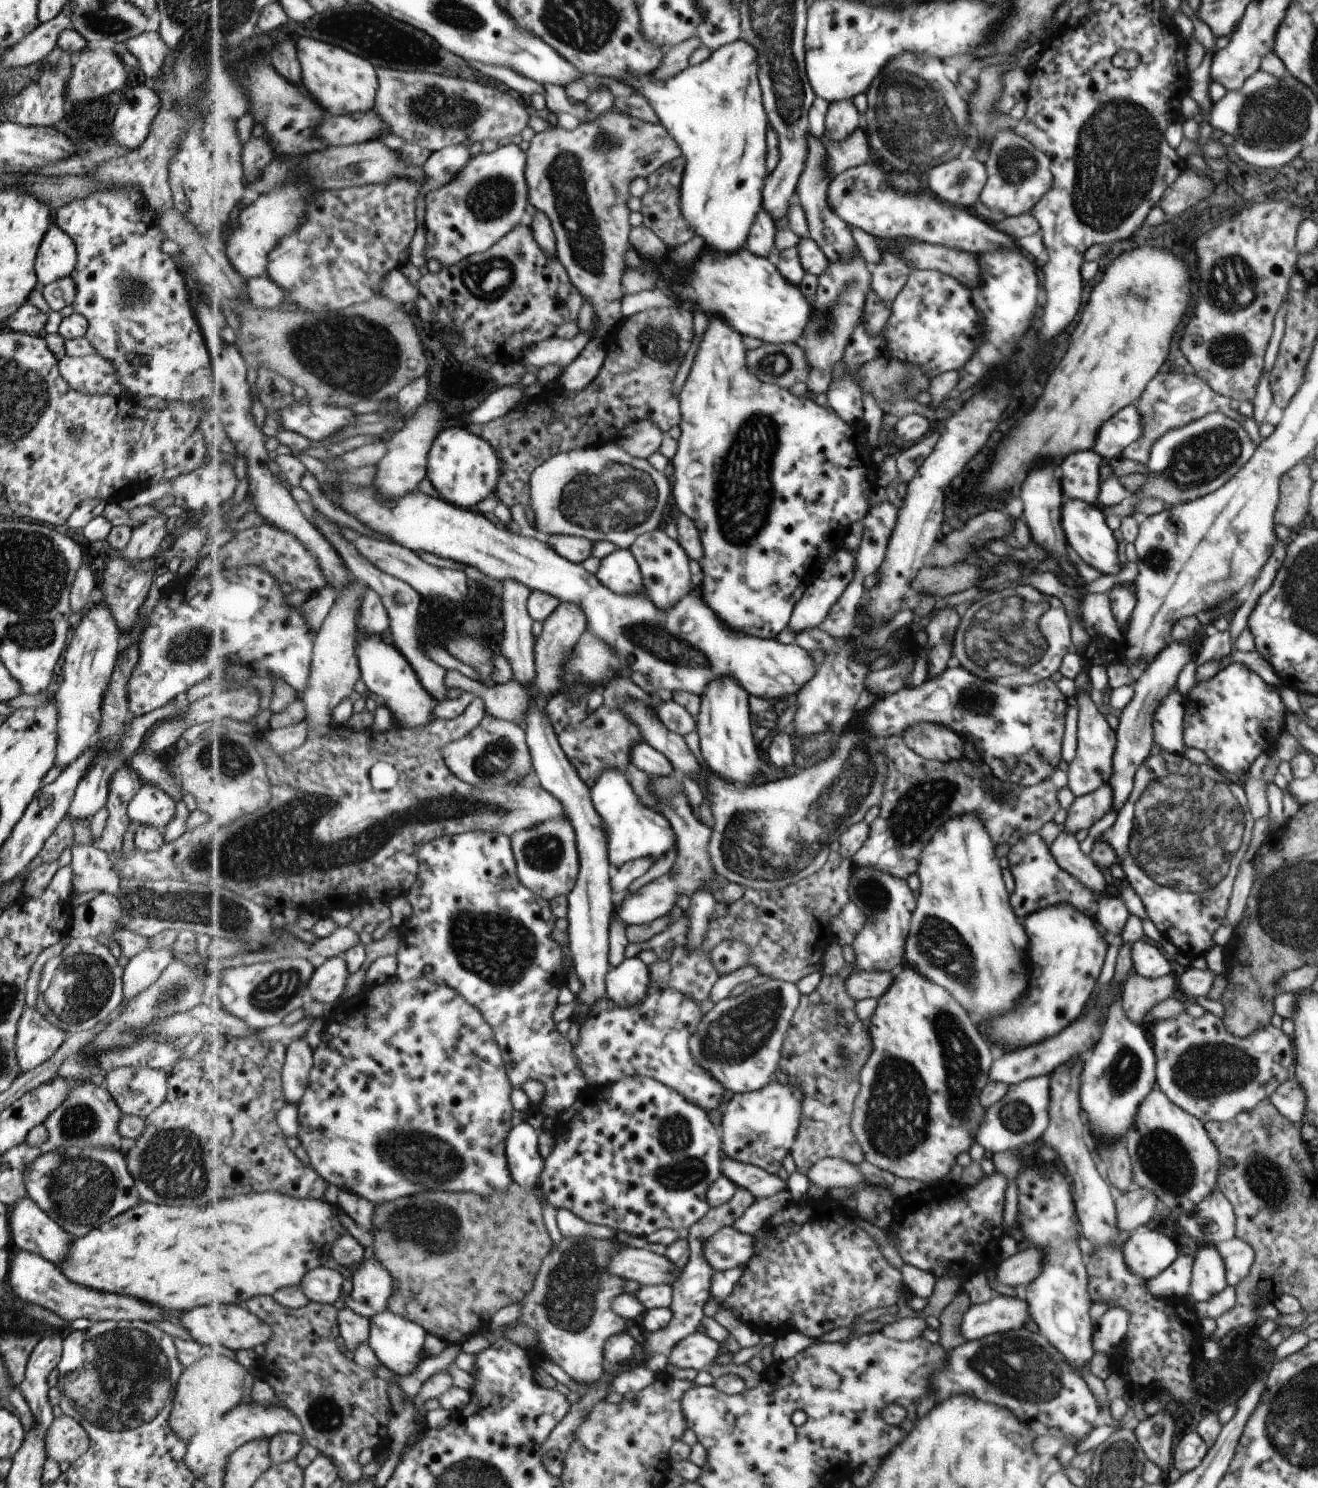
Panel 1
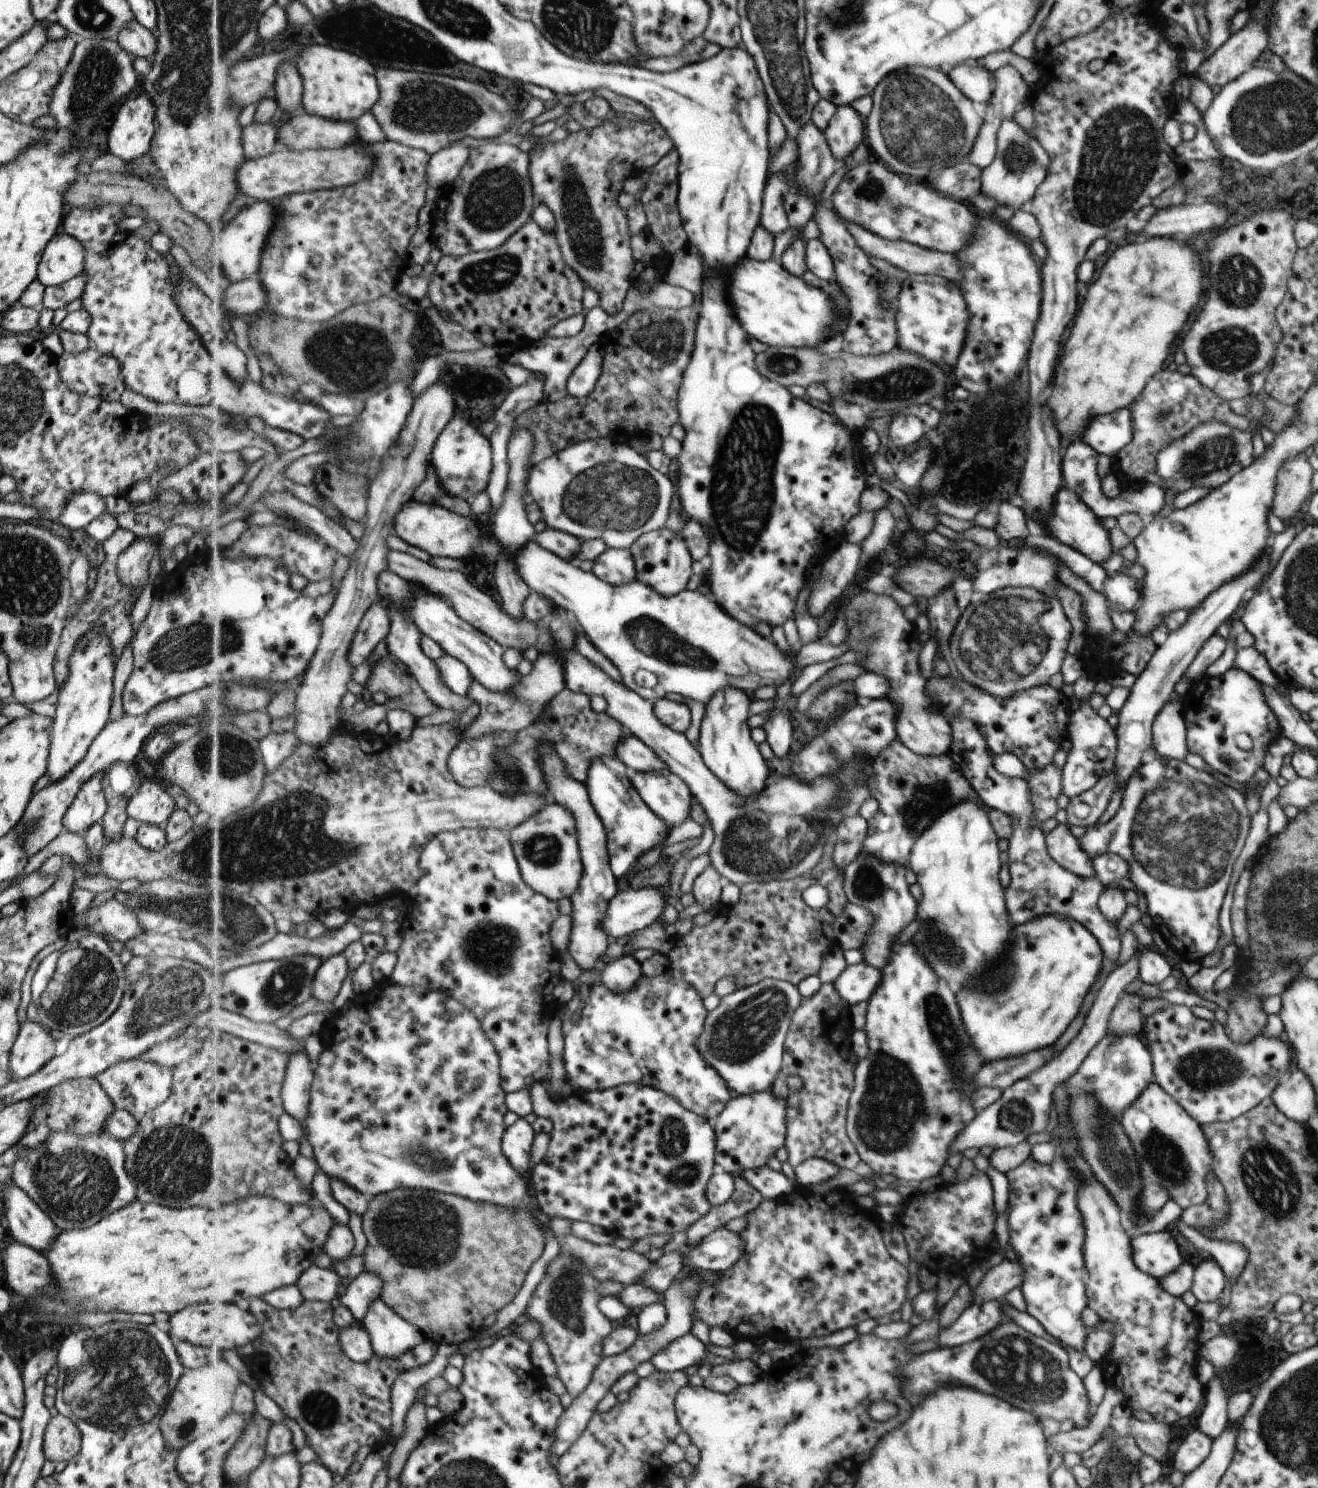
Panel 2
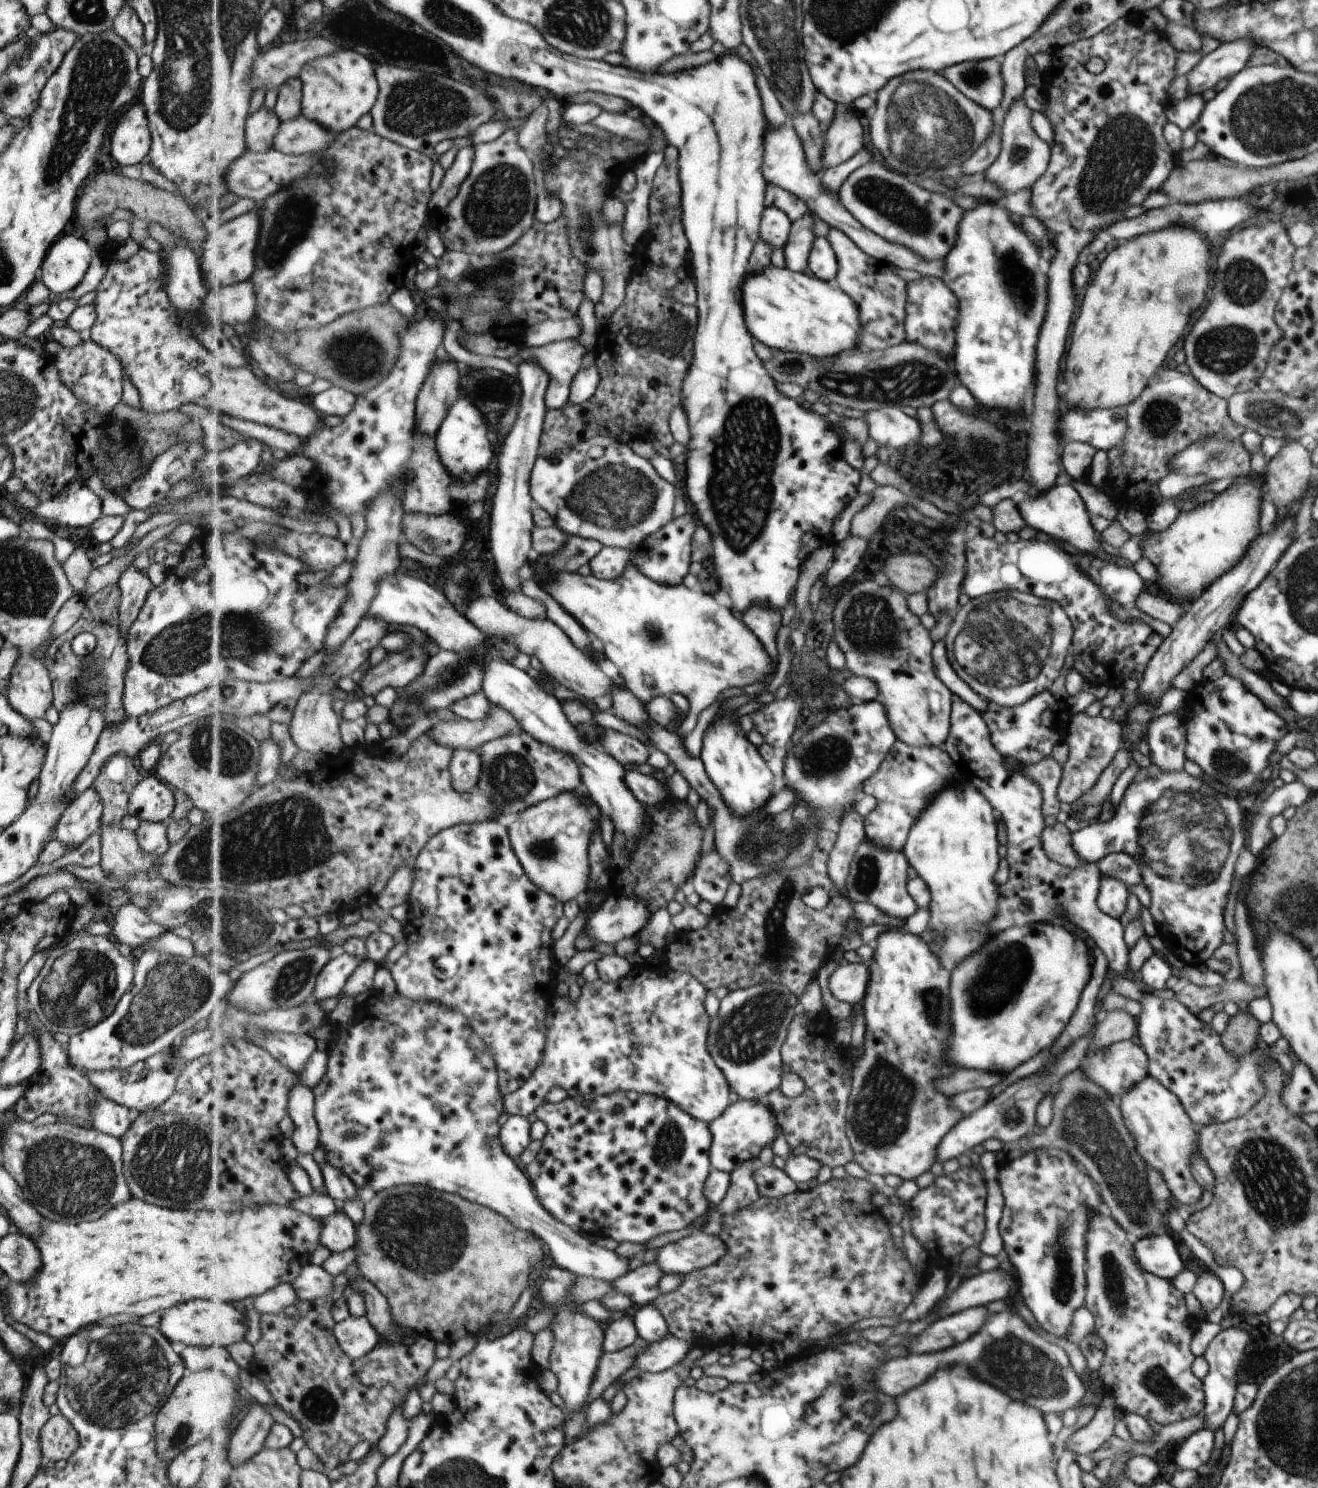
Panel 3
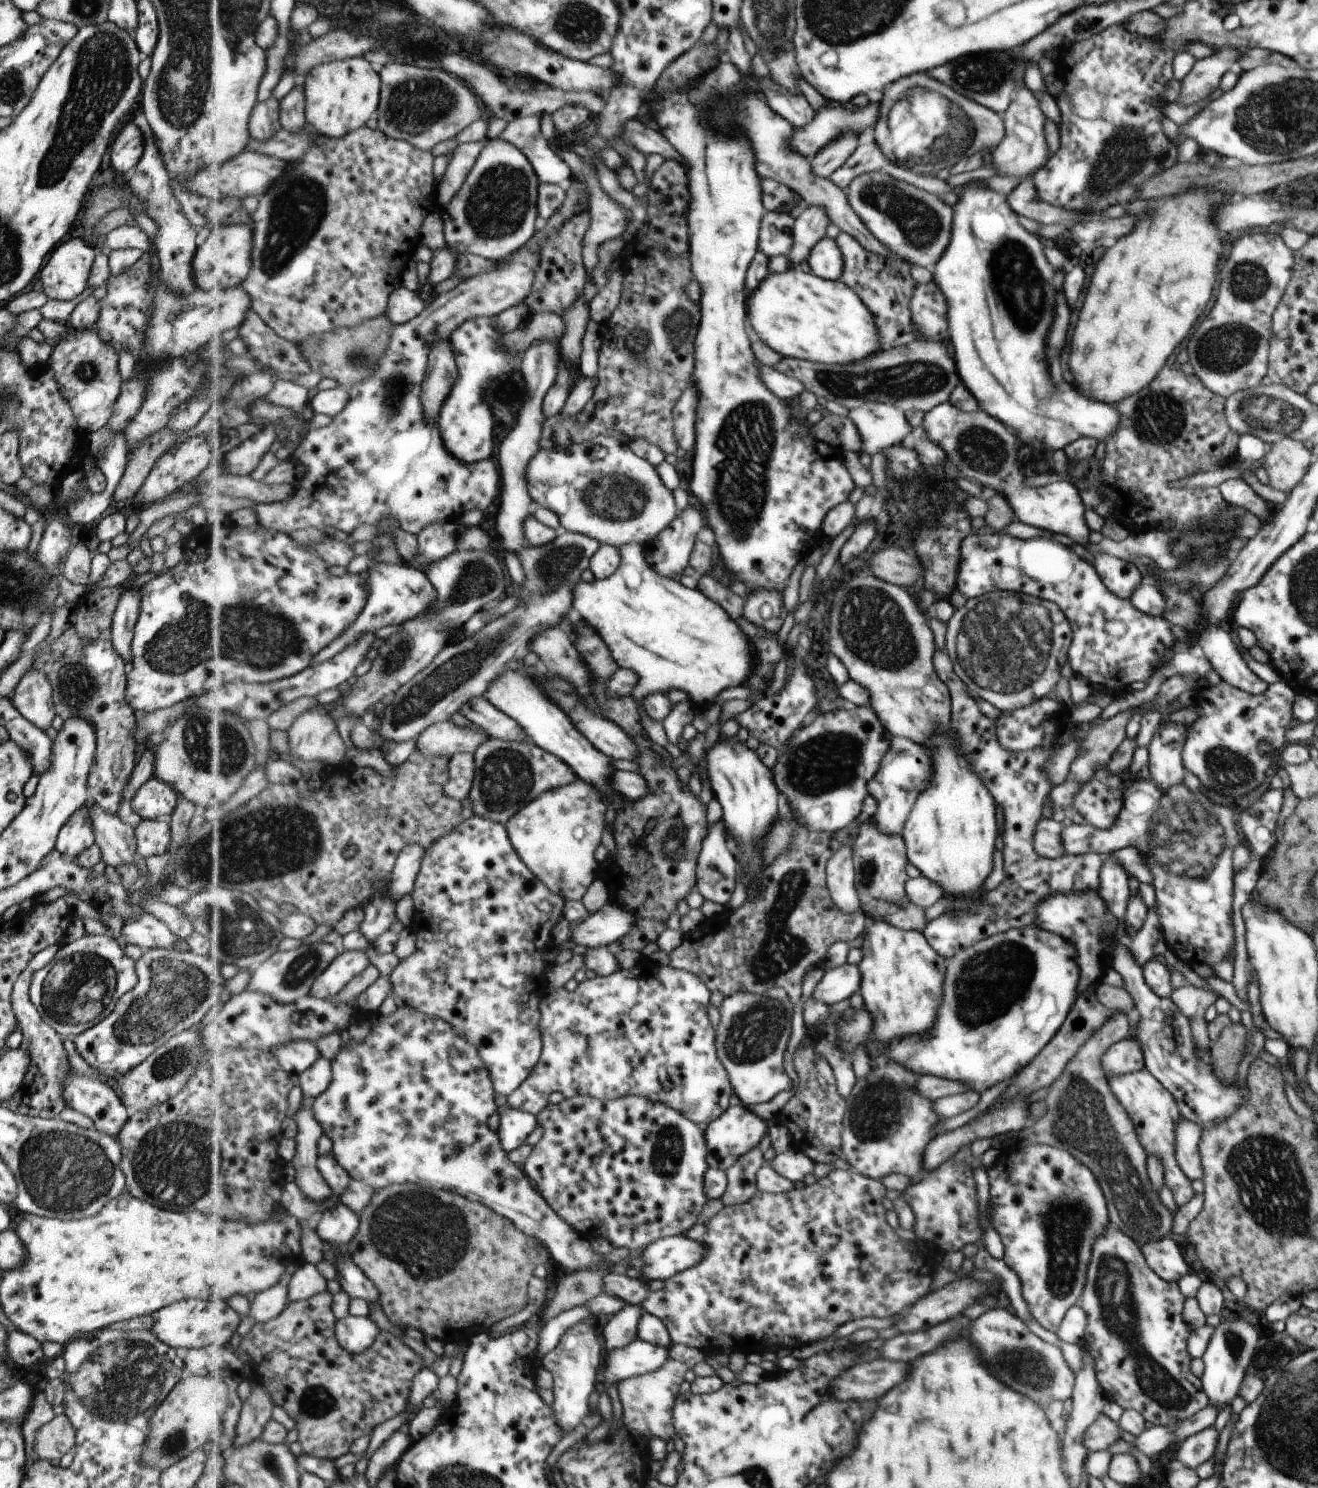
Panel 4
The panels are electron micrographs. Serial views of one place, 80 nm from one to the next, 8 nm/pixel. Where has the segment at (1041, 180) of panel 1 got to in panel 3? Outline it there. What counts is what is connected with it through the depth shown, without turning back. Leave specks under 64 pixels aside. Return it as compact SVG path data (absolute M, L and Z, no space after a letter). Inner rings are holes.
M1022 98L1017 99L1005 113L1000 124L1000 149L997 158L981 175L1000 189L1003 195L1010 195L1023 189L1030 189L1045 174L1049 166L1050 148L1039 139L1029 125L1031 110Z

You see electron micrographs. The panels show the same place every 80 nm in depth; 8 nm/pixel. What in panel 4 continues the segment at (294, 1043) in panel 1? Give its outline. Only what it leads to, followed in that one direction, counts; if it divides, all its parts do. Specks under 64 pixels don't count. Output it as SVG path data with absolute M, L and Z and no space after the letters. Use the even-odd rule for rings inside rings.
M302 1096L302 1105L293 1117L298 1124L294 1156L290 1160L295 1170L294 1183L311 1199L323 1202L335 1195L318 1169L317 1142L324 1135L315 1118L314 1098Z

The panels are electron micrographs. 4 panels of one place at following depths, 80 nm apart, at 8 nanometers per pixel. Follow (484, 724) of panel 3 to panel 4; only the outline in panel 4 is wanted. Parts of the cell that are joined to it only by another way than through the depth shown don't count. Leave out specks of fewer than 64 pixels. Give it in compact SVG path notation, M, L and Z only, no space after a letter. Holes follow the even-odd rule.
M452 721L436 722L431 727L426 728L419 738L417 738L416 748L421 749L428 755L441 755L451 758L459 753L474 753L476 750L489 739L488 734L483 730L482 726L475 723L468 723L466 726L455 725Z

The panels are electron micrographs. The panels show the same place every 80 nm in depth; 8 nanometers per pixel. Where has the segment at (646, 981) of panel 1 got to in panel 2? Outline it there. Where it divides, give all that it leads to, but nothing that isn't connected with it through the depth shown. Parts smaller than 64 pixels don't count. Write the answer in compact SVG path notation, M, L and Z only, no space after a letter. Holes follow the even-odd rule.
M621 956L603 966L600 982L616 995L620 995L634 991L643 976L640 962L633 956Z

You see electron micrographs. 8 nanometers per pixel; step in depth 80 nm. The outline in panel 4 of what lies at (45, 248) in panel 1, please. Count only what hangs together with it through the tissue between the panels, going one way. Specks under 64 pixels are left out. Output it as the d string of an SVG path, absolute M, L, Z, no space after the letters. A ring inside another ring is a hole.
M65 237L55 245L40 268L39 279L48 299L68 301L87 287L94 248L79 237Z

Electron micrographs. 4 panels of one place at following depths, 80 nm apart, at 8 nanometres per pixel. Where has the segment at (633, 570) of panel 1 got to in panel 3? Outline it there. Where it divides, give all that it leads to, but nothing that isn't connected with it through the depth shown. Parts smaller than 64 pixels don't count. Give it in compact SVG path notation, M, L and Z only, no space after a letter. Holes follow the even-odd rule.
M603 547L603 550L590 562L591 575L599 579L615 580L632 563L632 551L621 547Z

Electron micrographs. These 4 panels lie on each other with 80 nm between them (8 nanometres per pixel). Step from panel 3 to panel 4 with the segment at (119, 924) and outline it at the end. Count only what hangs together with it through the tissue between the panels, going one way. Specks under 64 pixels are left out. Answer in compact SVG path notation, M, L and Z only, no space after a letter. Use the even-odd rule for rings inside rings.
M141 913L135 918L124 920L120 932L123 934L126 944L139 946L141 951L156 947L174 948L179 941L176 936L171 934L164 922L148 913Z

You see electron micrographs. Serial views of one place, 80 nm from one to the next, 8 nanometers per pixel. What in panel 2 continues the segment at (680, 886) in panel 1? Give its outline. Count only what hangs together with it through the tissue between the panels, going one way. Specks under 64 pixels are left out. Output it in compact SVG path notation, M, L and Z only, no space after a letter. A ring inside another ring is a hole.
M637 774L635 788L667 824L681 826L691 816L691 790L677 774ZM657 887L618 892L609 903L604 920L611 940L639 932L659 921L667 908L666 894Z

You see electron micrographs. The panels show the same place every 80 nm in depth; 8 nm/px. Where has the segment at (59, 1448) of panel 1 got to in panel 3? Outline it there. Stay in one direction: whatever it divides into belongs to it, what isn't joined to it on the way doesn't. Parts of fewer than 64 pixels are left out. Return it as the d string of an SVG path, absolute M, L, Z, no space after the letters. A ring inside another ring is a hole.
M63 1415L50 1416L43 1423L39 1446L44 1462L66 1461L77 1448L77 1443L78 1434Z

